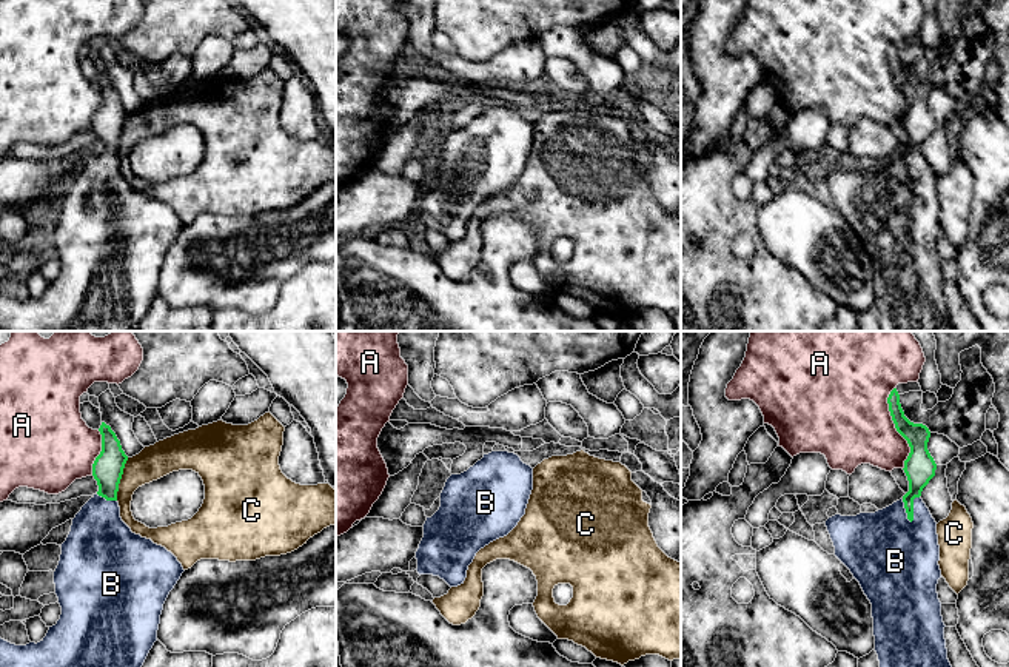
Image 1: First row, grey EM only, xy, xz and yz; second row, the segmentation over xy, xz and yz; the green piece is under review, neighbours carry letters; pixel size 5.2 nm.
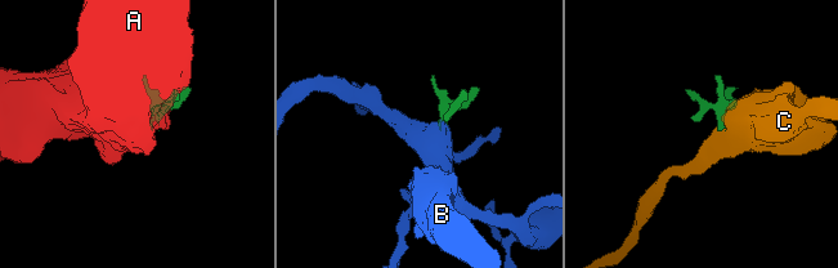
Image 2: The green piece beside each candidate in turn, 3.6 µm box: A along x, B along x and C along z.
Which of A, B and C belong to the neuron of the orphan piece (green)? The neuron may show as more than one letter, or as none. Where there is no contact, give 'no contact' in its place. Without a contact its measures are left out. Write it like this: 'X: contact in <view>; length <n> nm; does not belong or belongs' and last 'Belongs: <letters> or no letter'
A: contact in yz; length 440 nm; does not belong
B: contact in yz; length 150 nm; belongs
C: contact in xy; length 240 nm; does not belong
Belongs: B

